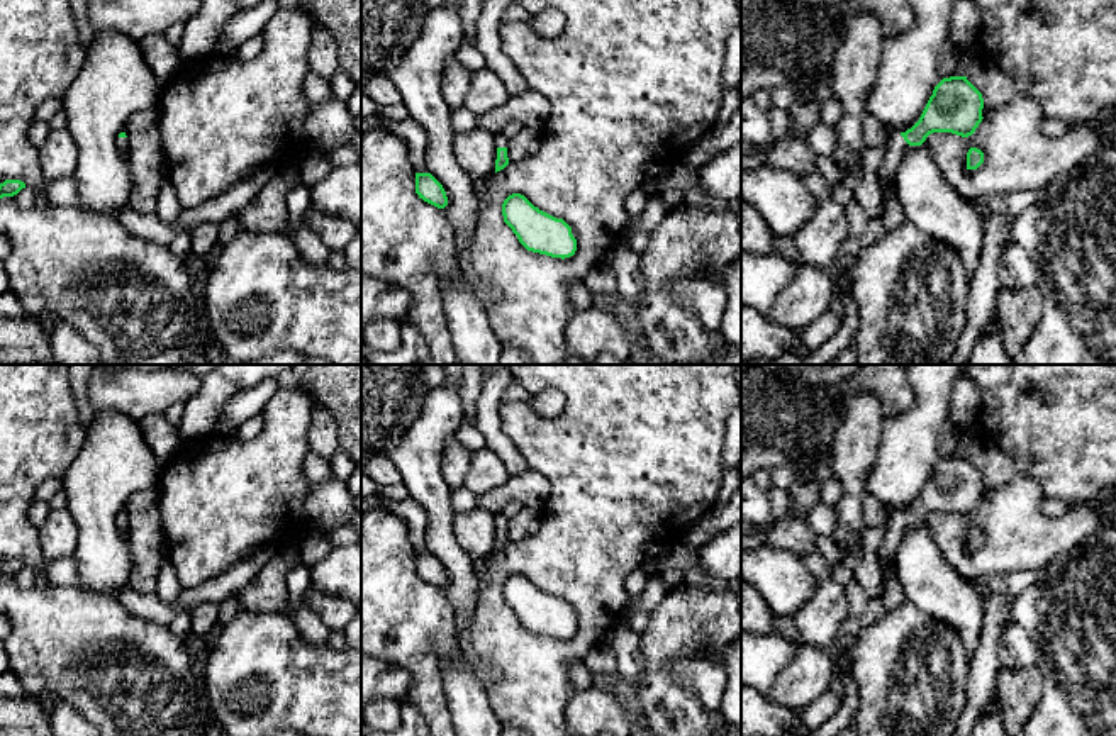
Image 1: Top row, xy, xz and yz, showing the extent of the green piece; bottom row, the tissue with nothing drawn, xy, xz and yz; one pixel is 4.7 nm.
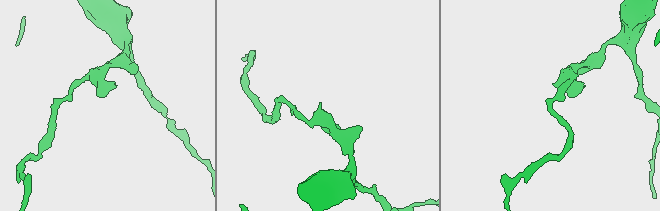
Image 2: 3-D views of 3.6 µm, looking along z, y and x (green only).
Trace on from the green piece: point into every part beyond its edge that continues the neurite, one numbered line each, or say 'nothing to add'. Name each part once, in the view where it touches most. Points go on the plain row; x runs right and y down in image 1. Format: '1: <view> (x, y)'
1: yz (898, 524)

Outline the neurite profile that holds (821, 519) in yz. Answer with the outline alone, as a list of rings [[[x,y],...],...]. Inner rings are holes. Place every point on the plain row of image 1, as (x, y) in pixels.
[[[819,504],[807,512],[806,521],[817,536],[831,538],[836,526],[836,510],[834,507]]]

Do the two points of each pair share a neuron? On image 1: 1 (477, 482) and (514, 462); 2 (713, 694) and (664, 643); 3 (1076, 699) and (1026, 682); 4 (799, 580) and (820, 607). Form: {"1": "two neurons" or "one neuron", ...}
{"1": "two neurons", "2": "two neurons", "3": "two neurons", "4": "two neurons"}

